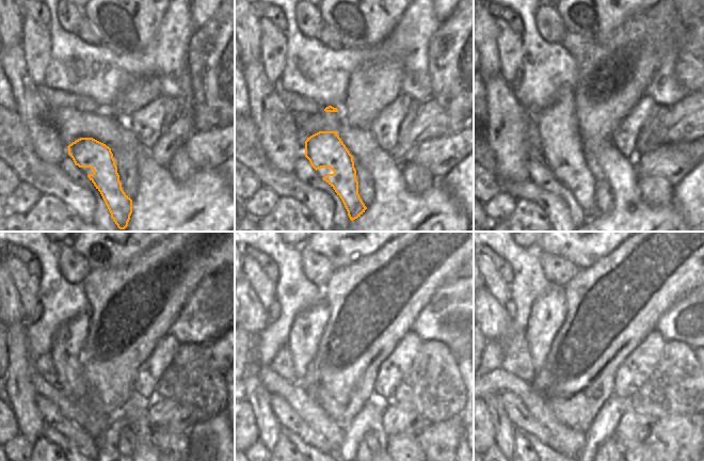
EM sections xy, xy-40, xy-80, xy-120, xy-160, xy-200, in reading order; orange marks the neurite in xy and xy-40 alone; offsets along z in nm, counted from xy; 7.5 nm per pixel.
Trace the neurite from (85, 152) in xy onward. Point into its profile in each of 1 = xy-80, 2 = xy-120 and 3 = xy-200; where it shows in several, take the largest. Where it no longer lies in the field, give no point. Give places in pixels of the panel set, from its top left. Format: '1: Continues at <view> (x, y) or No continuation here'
1: Continues at xy-80 (561, 145)
2: Continues at xy-120 (68, 342)
3: Continues at xy-200 (547, 315).

